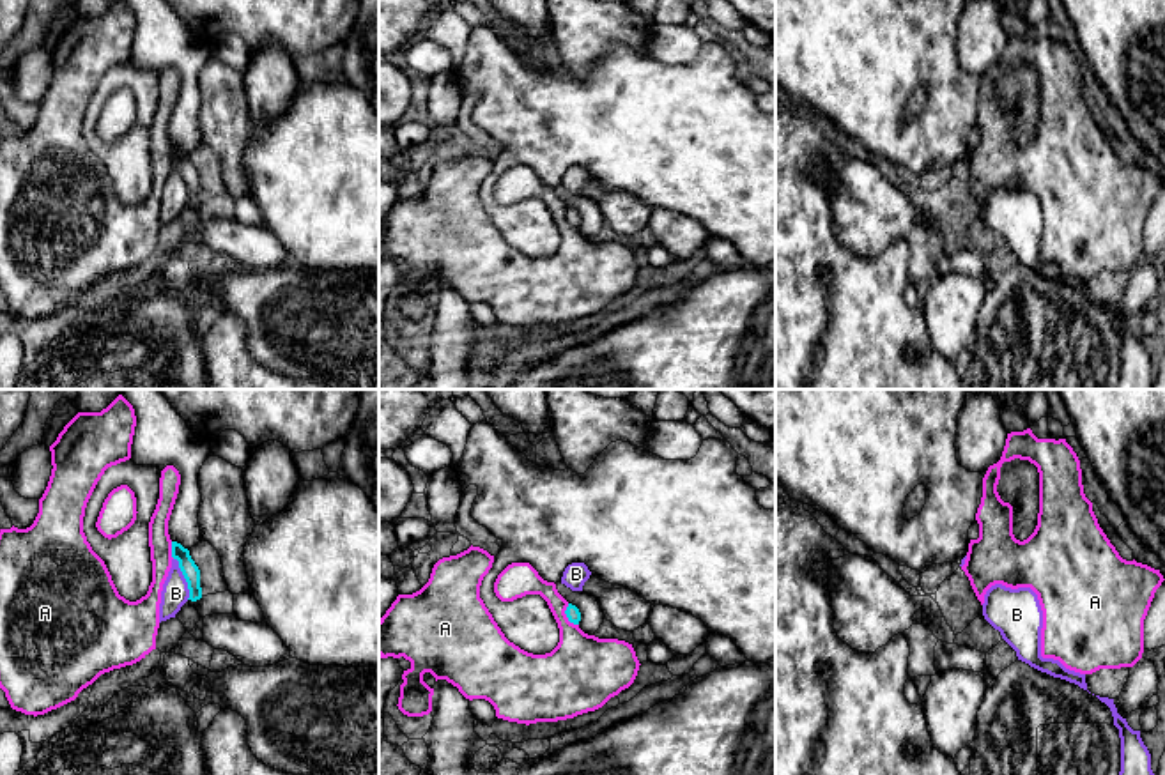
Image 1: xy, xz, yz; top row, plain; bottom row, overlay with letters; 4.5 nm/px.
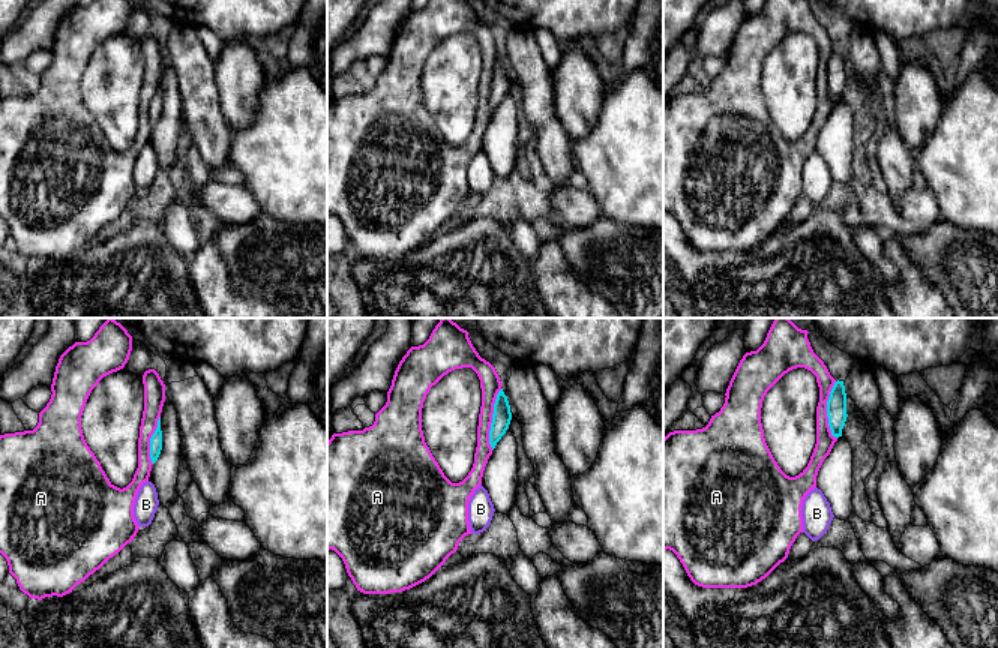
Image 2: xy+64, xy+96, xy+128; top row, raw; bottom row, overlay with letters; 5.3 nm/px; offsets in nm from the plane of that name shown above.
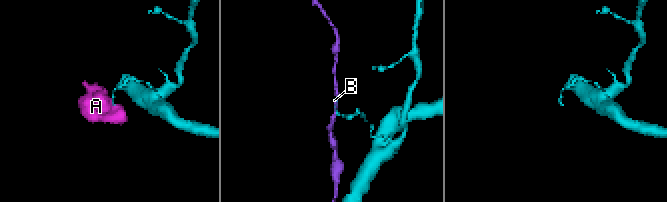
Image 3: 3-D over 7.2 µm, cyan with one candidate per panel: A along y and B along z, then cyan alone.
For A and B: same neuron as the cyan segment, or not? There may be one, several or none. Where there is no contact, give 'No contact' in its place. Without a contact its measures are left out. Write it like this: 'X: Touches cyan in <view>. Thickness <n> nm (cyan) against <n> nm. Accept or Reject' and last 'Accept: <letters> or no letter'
A: Touches cyan in xz. Thickness 70 nm (cyan) against 320 nm. Reject
B: Touches cyan in xy. Thickness 80 nm (cyan) against 120 nm. Reject
Accept: no letter

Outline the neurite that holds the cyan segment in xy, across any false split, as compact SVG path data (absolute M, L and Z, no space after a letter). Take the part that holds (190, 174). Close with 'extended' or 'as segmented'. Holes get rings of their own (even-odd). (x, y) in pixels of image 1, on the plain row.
M172 145L172 161L179 165L179 172L188 186L188 193L189 193L188 203L191 205L200 203L202 202L200 173L191 163L189 154L184 152L181 147Z; as segmented

